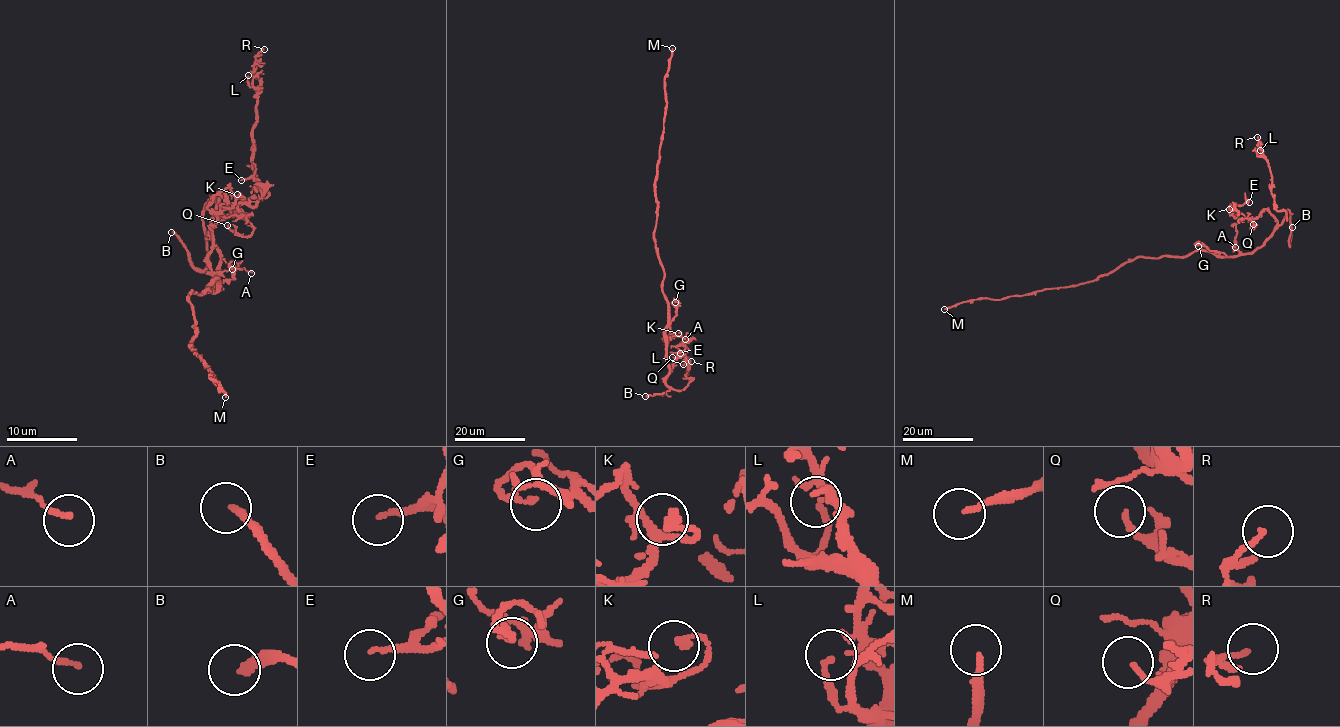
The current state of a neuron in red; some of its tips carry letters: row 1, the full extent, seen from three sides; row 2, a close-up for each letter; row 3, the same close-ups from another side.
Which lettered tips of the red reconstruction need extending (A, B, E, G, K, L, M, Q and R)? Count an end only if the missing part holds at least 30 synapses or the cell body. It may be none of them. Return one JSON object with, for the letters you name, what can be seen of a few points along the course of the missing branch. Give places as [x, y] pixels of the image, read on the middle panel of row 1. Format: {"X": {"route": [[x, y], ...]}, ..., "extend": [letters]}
{"B": {"route": [[645, 396], [636, 415], [626, 414]]}, "extend": ["B", "M"]}

